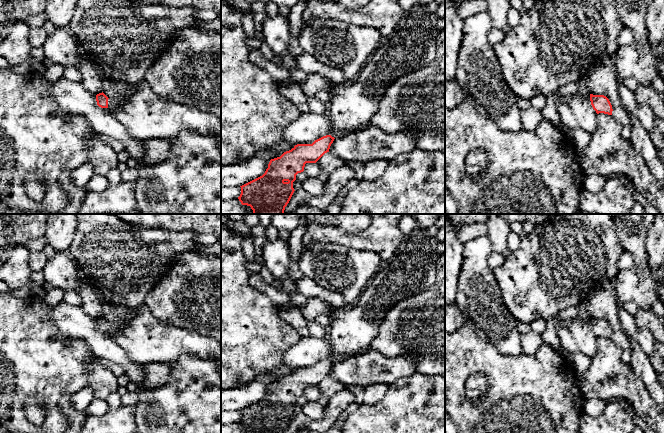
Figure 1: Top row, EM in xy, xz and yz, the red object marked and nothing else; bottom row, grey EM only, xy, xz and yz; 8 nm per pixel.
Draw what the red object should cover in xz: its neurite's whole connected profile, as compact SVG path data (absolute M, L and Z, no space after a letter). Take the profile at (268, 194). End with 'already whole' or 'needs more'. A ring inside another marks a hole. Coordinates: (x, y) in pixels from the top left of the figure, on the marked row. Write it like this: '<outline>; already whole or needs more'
M416 4L398 24L390 35L383 37L374 53L368 58L358 78L352 82L330 85L327 79L318 73L308 73L304 82L296 82L291 78L276 80L281 89L285 85L297 85L307 97L314 96L317 91L326 90L330 94L328 118L331 122L331 133L315 140L312 144L297 144L280 157L271 159L265 173L240 186L238 197L242 205L250 206L253 214L285 214L284 210L293 193L293 182L296 175L304 171L306 163L316 163L329 152L335 138L361 129L370 123L377 112L379 102L389 86L399 77L426 67L436 55L438 32L435 29L439 20L436 13L427 12L428 5Z; needs more

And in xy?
M103 92L96 95L97 105L101 108L109 108L110 110L120 105L120 97L108 98Z; needs more

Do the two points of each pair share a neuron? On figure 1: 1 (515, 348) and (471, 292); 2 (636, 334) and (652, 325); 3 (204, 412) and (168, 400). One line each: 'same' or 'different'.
1: same
2: different
3: same

